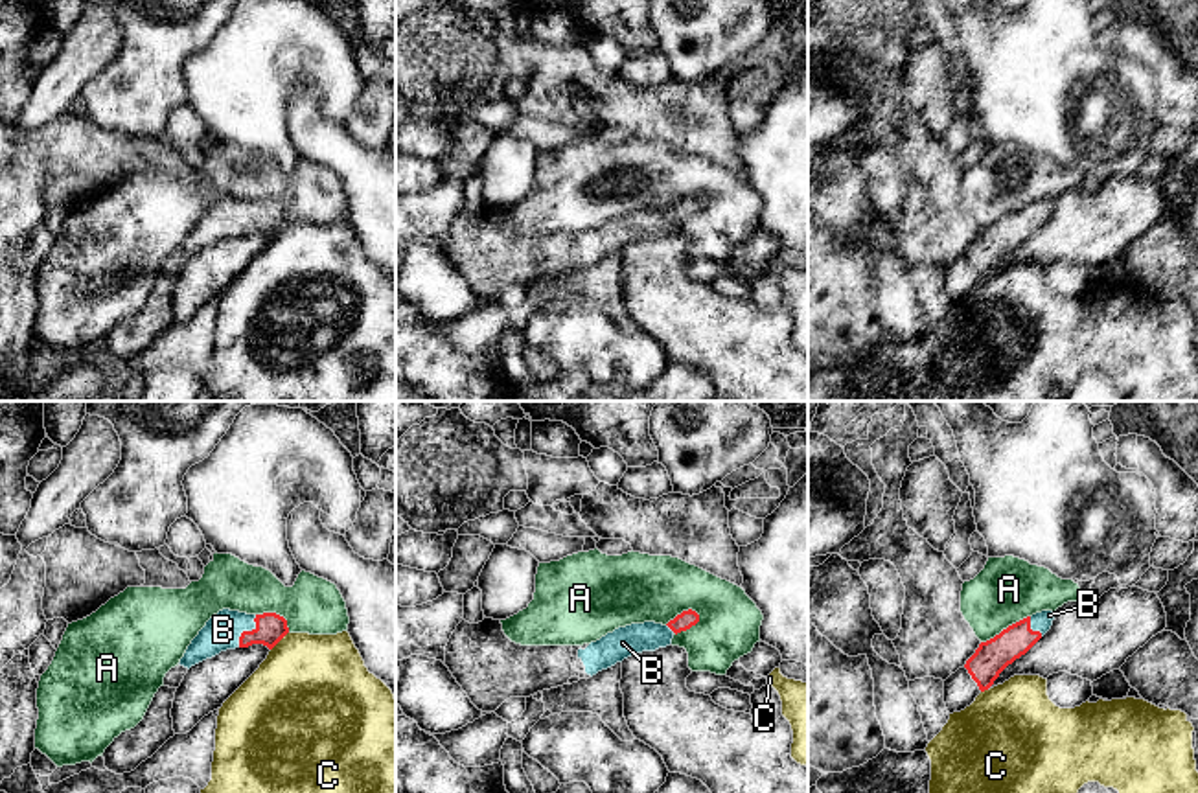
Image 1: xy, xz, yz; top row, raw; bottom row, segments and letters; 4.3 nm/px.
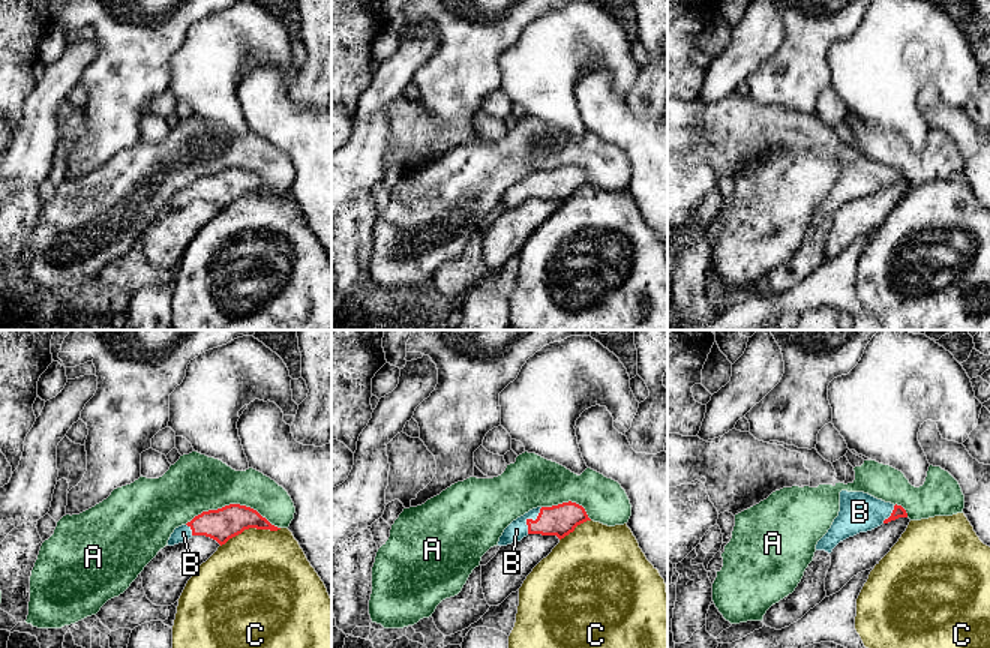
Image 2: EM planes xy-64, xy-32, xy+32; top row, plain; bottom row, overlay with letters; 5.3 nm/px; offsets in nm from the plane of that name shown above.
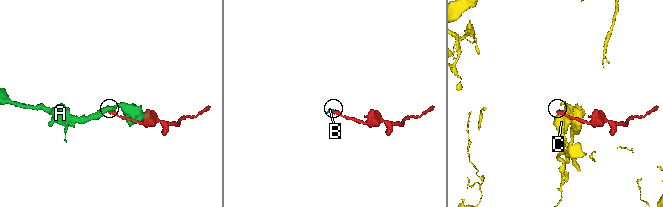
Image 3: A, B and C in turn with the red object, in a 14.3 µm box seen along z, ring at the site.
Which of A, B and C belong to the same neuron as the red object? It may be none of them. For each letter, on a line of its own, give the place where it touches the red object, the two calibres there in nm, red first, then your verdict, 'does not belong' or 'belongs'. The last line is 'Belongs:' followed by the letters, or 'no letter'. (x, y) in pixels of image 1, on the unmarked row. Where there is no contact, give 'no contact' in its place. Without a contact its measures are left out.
A: xz (683, 199) | 80/300 nm | does not belong
B: xy (247, 219) | 140/160 nm | belongs
C: xy (280, 227) | 140/460 nm | does not belong
Belongs: B

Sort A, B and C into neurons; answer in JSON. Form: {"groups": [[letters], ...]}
{"groups": [["A"], ["B"], ["C"]]}

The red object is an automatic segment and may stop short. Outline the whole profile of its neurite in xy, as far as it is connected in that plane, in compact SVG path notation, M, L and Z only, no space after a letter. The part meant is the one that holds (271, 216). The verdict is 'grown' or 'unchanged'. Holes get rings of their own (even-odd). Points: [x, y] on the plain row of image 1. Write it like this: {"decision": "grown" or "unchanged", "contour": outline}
{"decision": "grown", "contour": "M223 197L191 228L179 252L190 258L221 239L252 232L263 232L272 237L287 221L287 208L276 201L247 202Z"}

